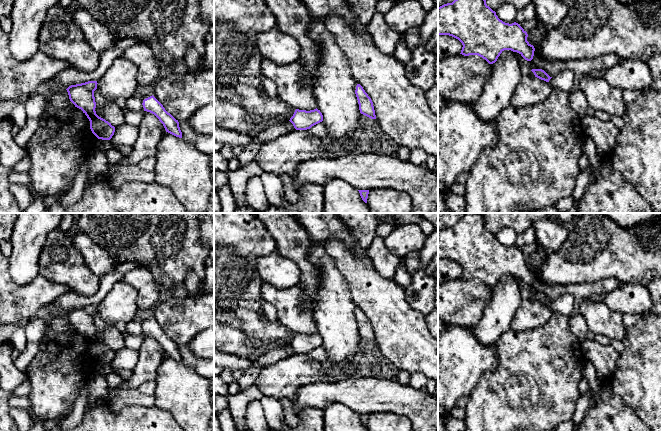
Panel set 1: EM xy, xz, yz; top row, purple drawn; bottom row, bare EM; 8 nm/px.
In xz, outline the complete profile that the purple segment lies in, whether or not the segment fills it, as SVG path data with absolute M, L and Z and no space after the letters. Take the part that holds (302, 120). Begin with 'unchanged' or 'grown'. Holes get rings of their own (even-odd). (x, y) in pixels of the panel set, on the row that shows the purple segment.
unchanged; M317 108L306 111L296 109L289 120L296 130L307 130L323 121L323 115Z

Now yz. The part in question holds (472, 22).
unchanged; M454 0L438 7L438 35L458 39L463 45L460 54L478 55L489 64L495 63L504 50L517 52L527 61L533 59L535 51L527 41L527 32L516 22L509 24L500 20L486 0Z

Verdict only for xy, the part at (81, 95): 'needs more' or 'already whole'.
already whole

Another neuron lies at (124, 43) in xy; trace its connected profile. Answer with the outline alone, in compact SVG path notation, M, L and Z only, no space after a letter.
M124 38L124 39L121 39L120 41L116 42L111 49L115 49L115 50L121 50L121 49L126 49L130 46L133 46L135 44L139 44L139 43L143 43L145 44L144 42L136 39L136 38Z

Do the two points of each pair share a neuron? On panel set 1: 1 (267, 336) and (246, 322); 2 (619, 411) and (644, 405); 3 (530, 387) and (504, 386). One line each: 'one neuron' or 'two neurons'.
1: one neuron
2: two neurons
3: one neuron

